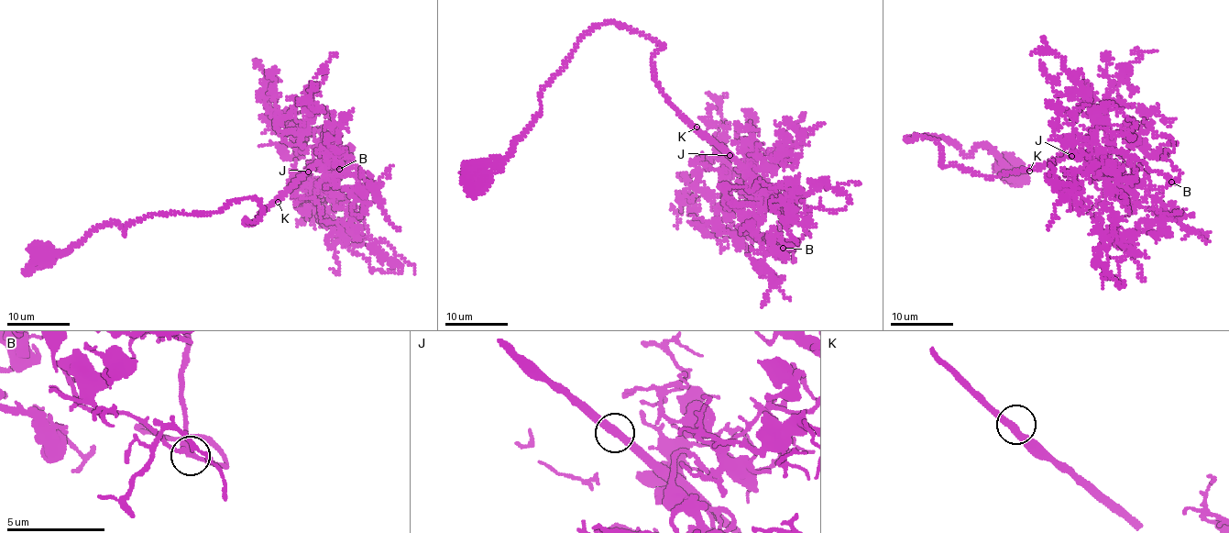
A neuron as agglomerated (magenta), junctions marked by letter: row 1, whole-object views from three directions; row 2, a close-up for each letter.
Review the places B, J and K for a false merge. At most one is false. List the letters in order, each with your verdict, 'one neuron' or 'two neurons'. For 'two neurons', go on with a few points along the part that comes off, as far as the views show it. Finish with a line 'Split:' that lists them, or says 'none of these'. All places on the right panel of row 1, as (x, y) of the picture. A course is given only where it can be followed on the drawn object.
B: one neuron
J: one neuron
K: one neuron
Split: none of these

